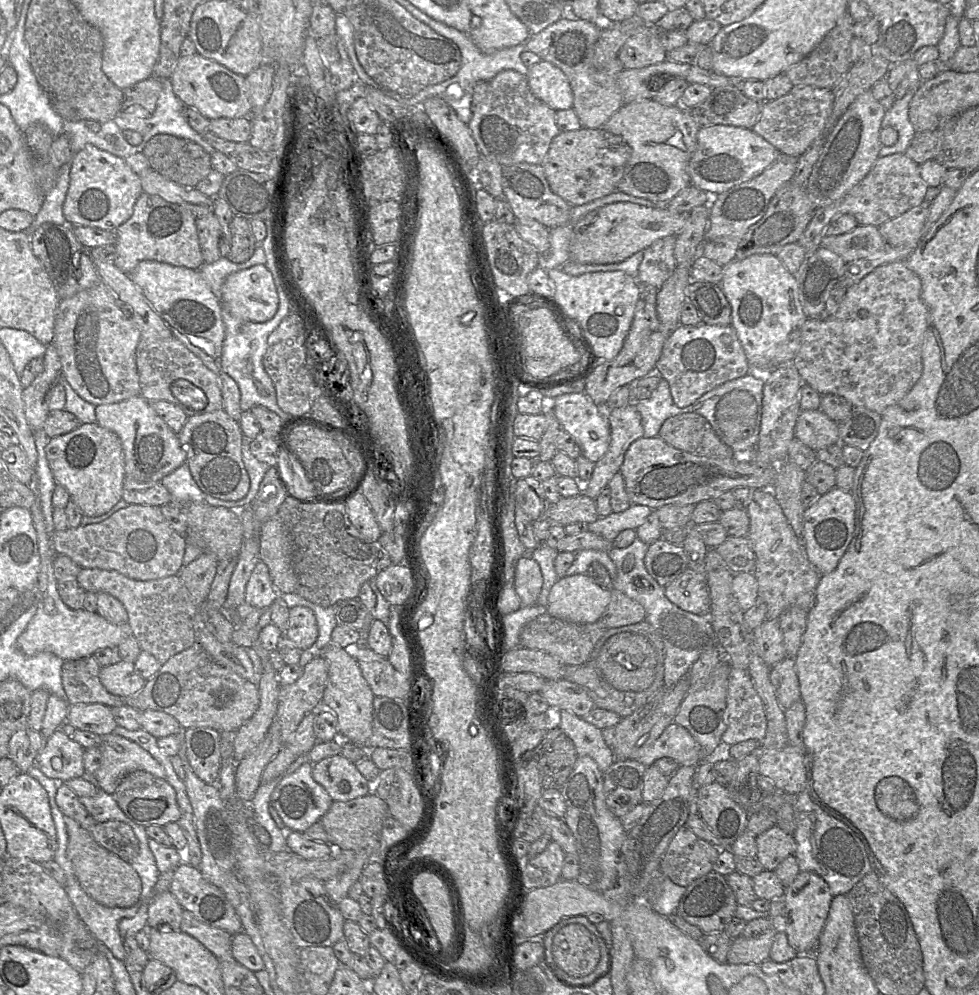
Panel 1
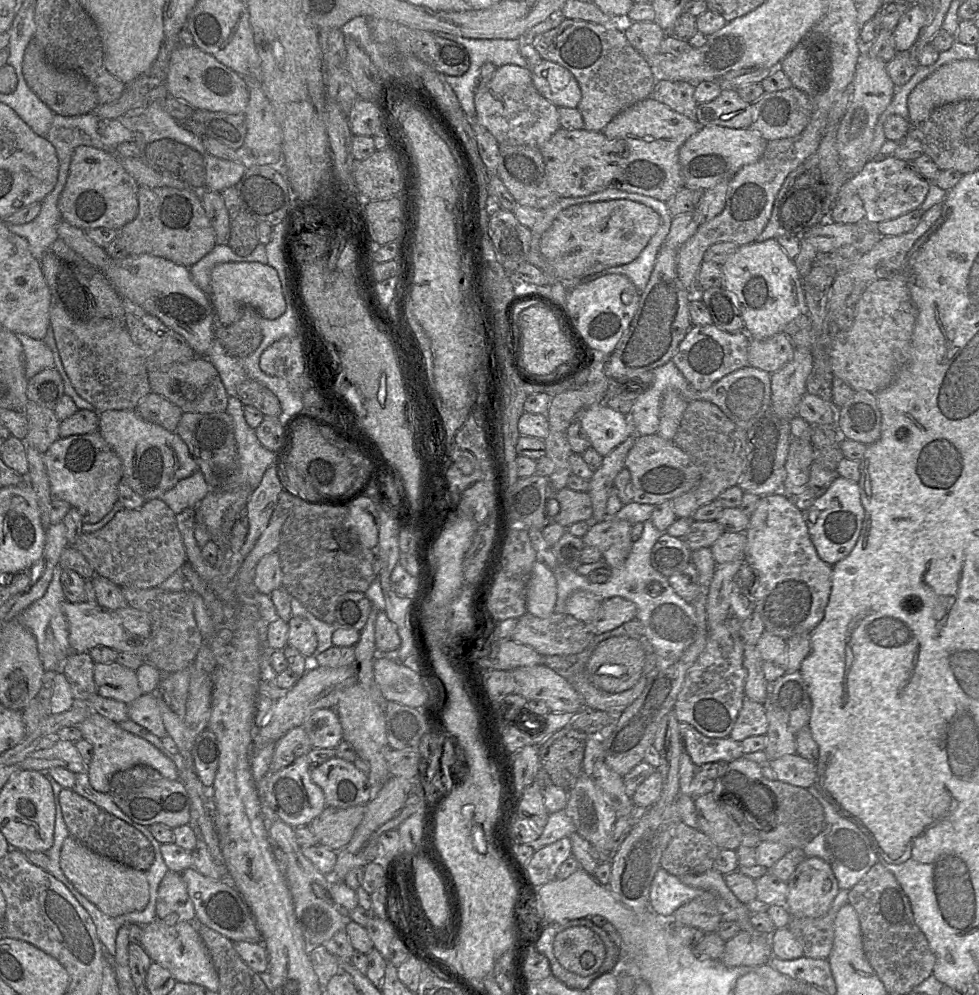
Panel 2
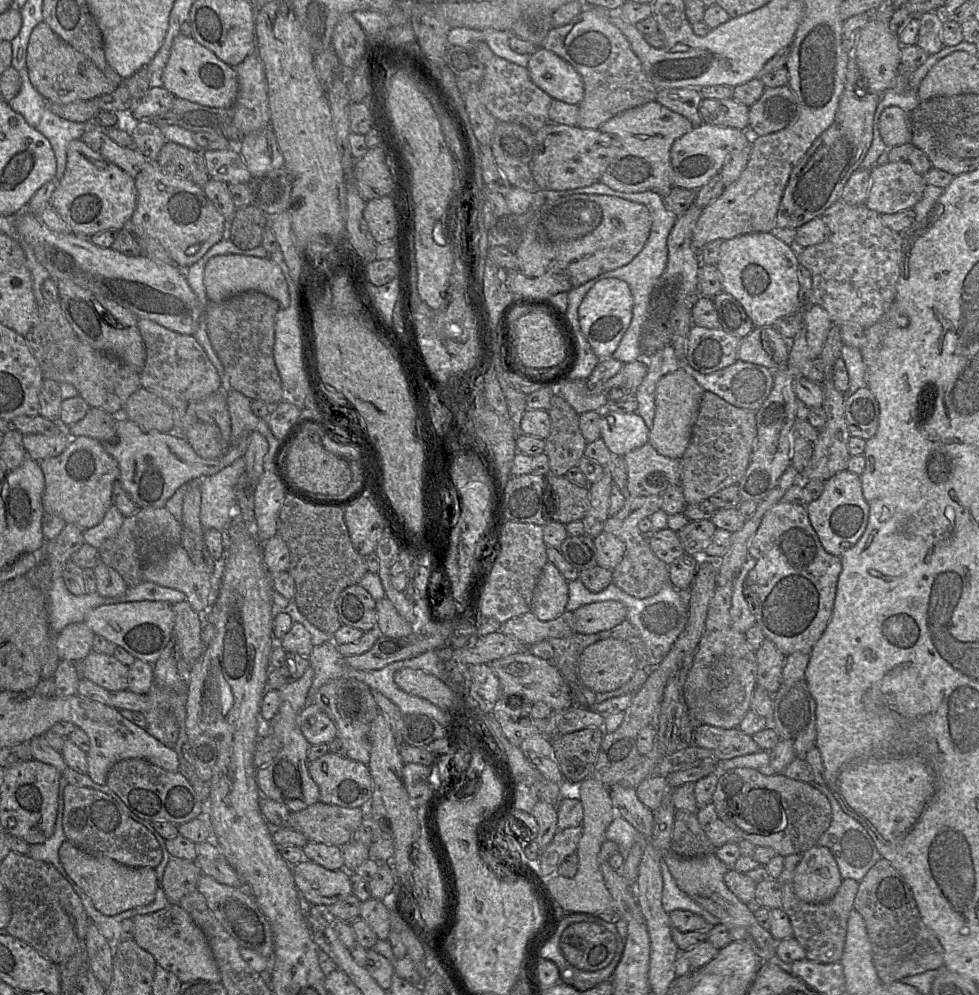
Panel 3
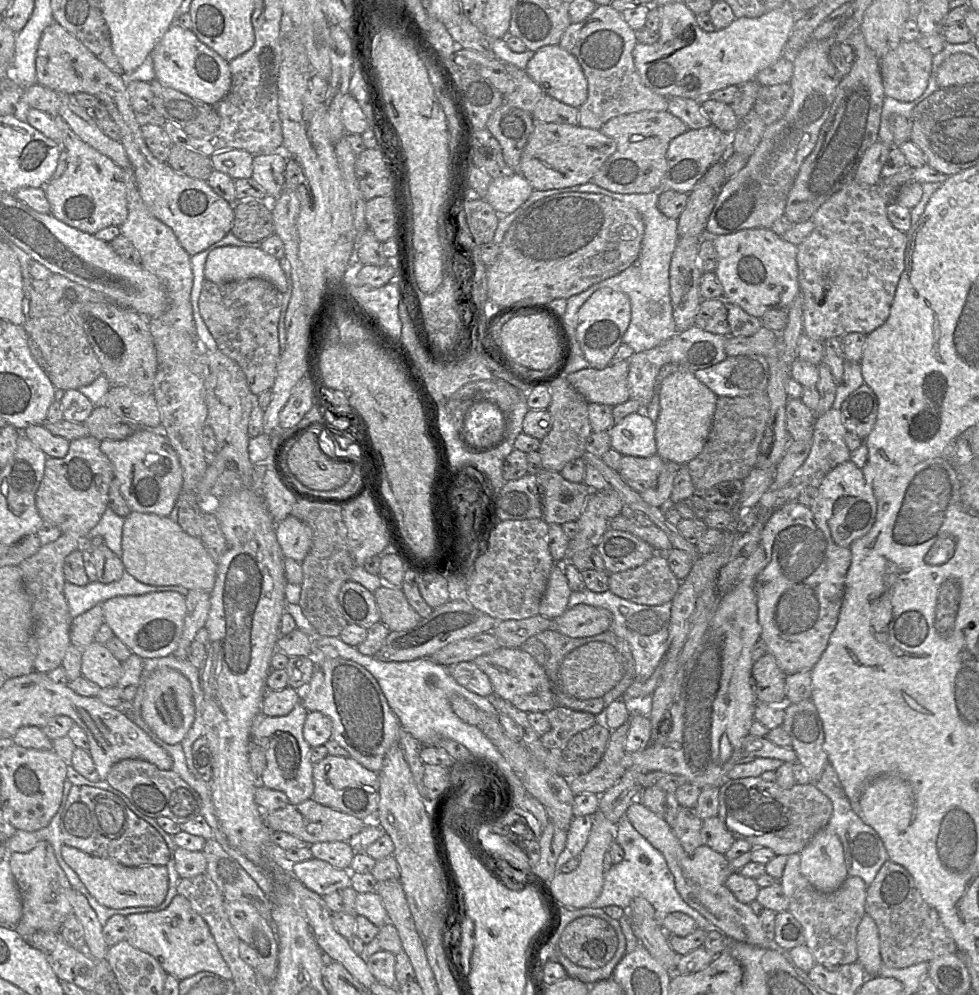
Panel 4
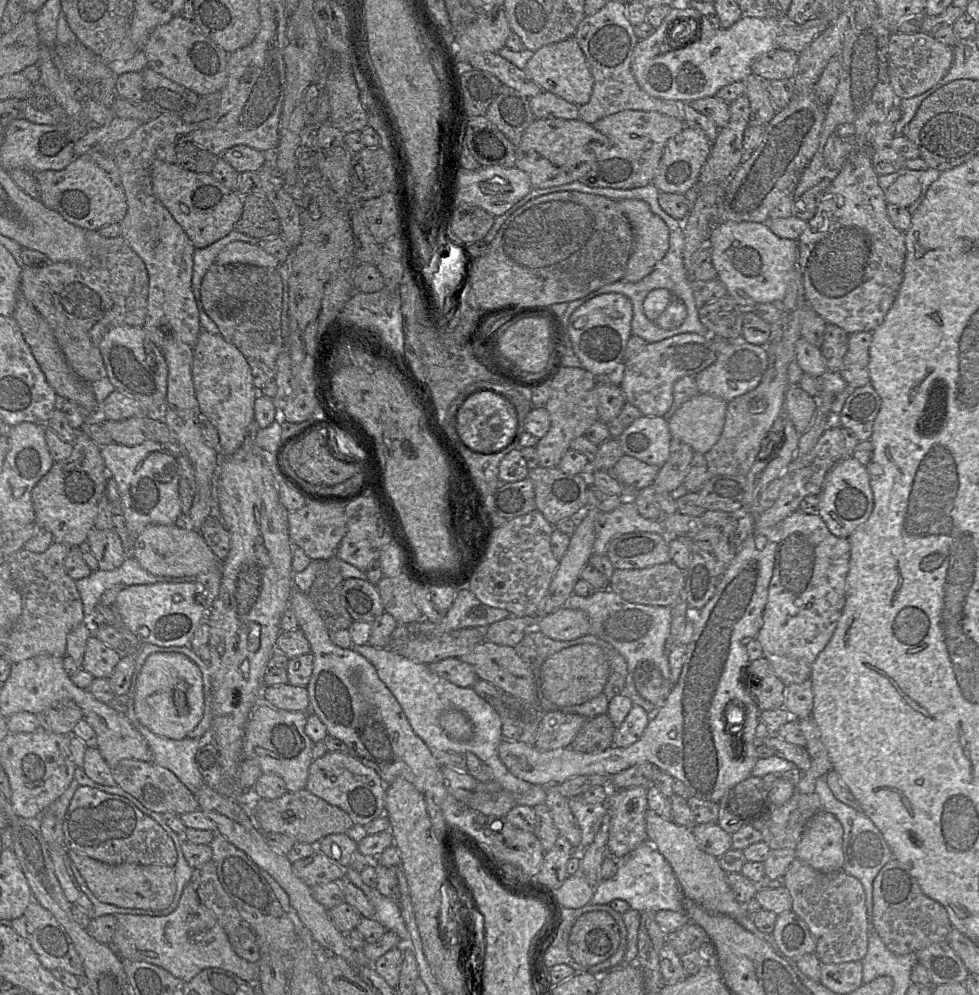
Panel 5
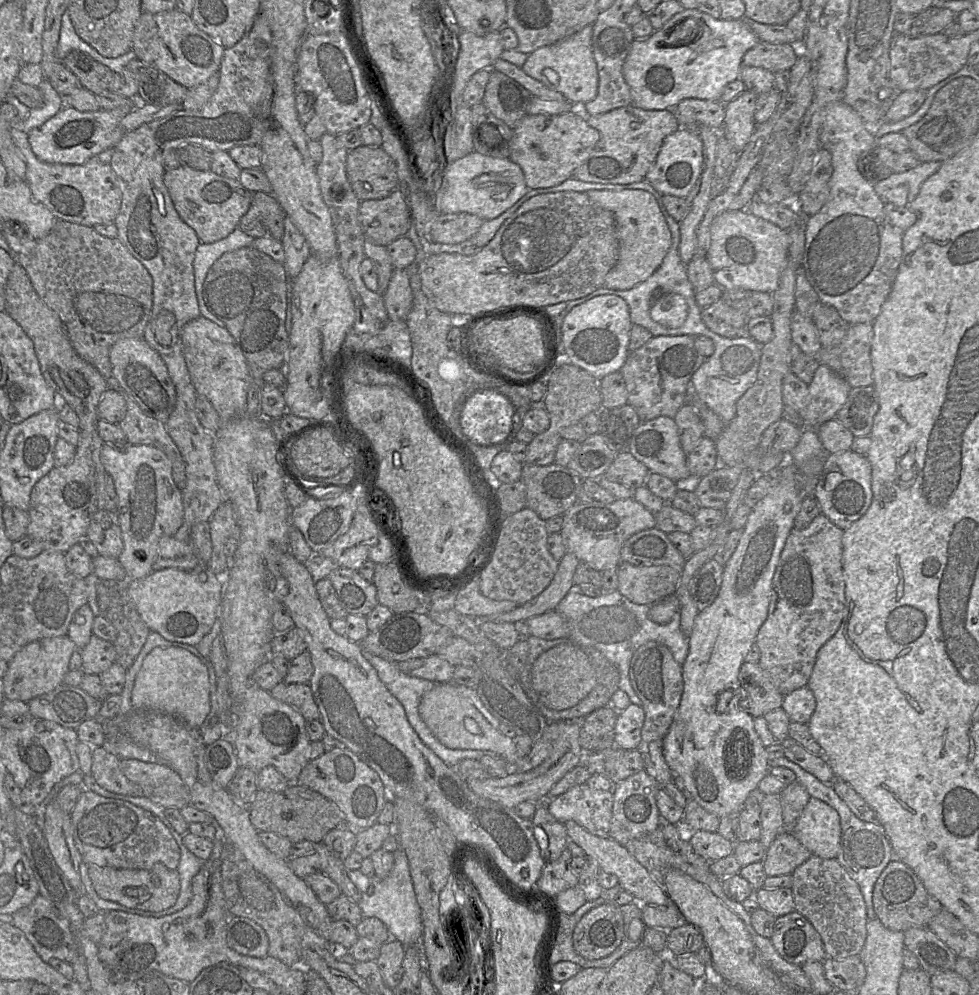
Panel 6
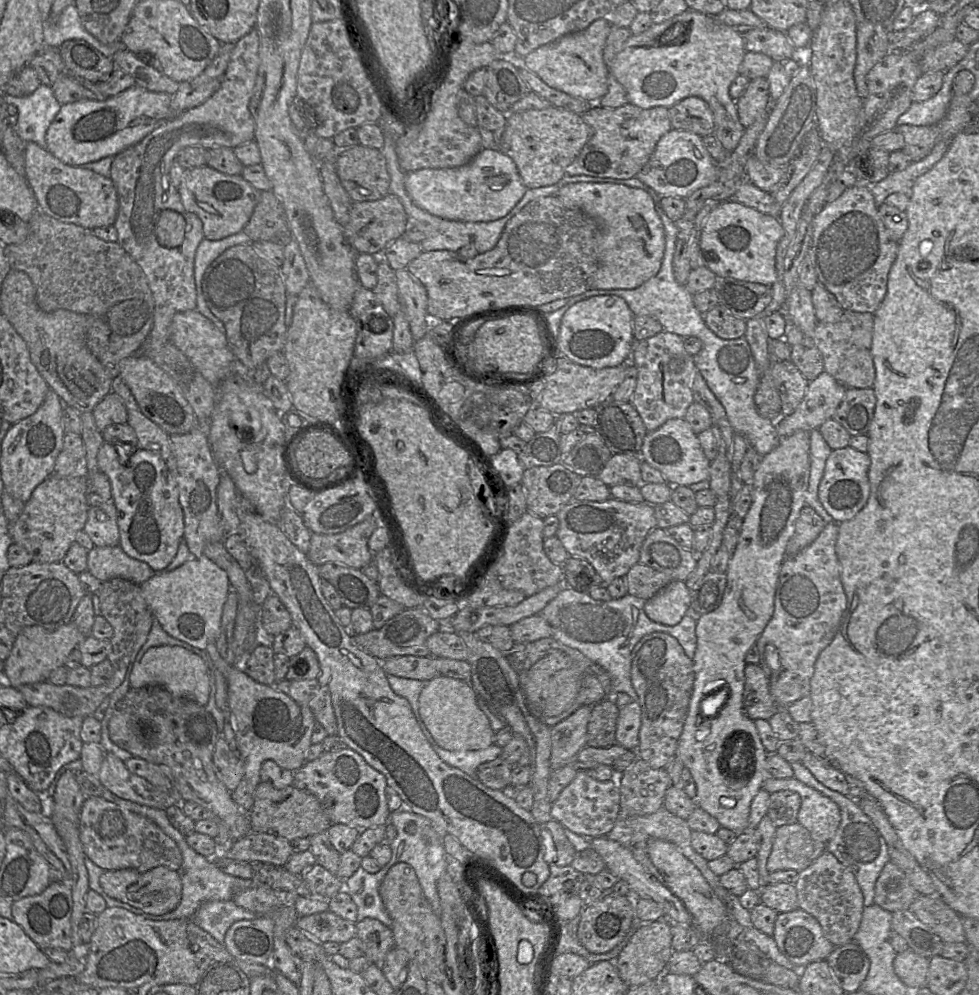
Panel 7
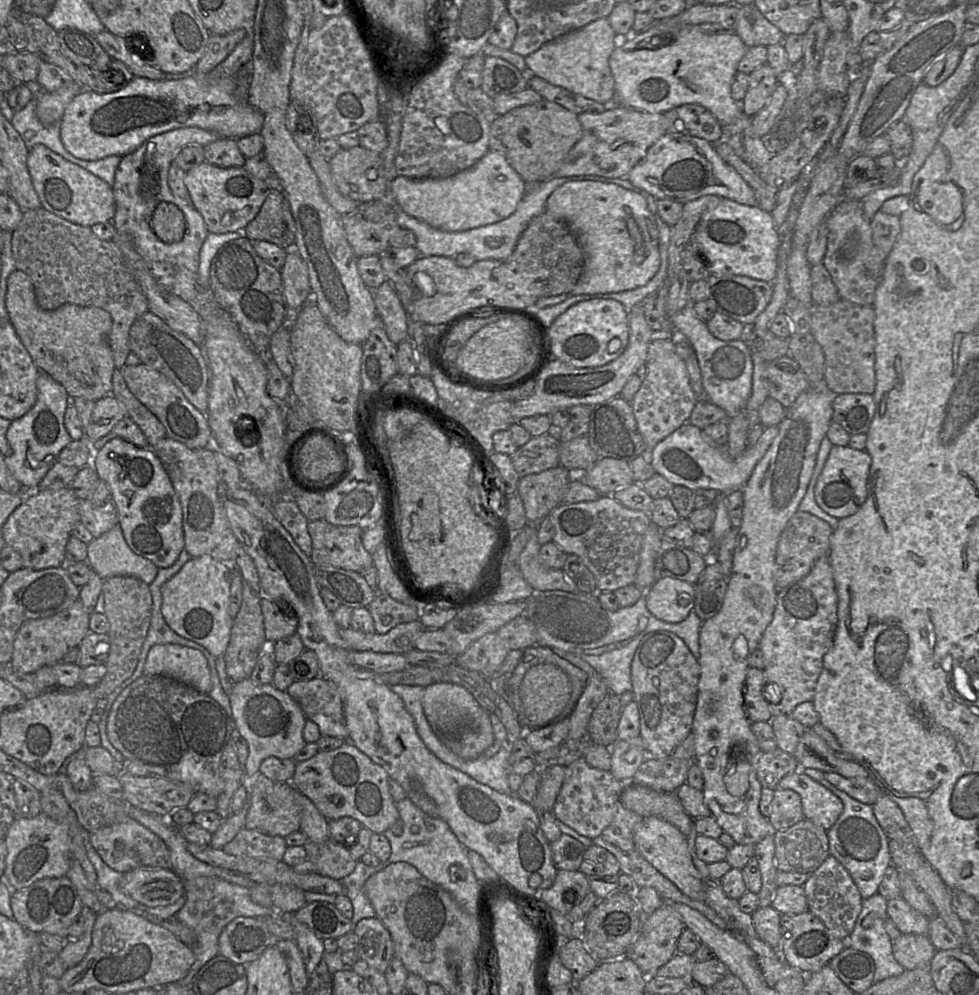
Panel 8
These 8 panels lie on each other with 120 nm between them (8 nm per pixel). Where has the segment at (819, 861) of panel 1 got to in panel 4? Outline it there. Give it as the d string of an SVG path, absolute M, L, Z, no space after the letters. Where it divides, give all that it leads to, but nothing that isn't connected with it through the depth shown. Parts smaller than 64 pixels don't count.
M821 781L814 782L814 785L827 796L832 803L832 813L826 828L833 831L842 843L844 862L848 876L861 877L866 887L868 887L873 882L881 866L889 858L881 838L871 826L864 823L853 811L846 797L840 797L835 794Z

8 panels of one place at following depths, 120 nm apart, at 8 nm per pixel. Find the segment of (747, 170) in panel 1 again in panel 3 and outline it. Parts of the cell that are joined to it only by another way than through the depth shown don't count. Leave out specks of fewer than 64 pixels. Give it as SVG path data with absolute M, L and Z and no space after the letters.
M703 123L678 138L670 150L672 181L674 187L698 191L713 176L720 173L727 156L734 150L740 150L751 144L753 135L748 130L720 127Z

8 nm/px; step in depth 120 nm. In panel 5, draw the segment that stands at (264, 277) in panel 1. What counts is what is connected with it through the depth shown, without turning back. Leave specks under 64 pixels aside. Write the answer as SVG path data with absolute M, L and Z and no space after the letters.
M234 241L227 244L216 256L214 264L248 264L267 269L276 269L277 259L257 244Z

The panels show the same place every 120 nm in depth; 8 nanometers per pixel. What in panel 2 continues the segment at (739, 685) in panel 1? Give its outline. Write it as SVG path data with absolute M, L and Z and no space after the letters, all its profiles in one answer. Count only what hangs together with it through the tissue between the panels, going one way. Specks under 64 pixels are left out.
M745 696L729 737L740 742L747 737L765 735L767 730L768 719L765 704L752 701Z

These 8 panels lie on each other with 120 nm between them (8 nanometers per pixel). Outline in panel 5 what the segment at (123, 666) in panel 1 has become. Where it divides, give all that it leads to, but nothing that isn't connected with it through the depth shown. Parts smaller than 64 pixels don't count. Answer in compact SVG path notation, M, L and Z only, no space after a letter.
M91 634L86 643L81 669L90 673L94 678L108 679L119 660L120 655L116 650Z

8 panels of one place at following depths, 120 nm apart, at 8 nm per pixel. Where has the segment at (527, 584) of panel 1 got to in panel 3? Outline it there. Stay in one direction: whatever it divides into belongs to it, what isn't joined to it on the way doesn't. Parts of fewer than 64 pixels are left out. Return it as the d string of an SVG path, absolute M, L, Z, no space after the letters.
M548 561L534 588L531 612L541 621L554 620L566 611L567 602L568 581Z

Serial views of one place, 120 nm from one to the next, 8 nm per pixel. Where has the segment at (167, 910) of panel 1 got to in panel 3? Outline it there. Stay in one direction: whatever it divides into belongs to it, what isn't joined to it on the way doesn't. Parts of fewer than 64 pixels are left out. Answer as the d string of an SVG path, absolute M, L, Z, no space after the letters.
M171 856L161 879L161 888L169 904L179 904L183 896L197 890L201 875L195 861Z

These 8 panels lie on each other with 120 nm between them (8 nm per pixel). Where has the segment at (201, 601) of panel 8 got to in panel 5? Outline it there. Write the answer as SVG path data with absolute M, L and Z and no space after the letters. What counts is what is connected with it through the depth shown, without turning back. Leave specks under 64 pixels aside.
M159 582L131 585L117 595L114 608L125 626L143 643L160 647L190 645L198 626L206 621L208 610L195 600L195 582Z

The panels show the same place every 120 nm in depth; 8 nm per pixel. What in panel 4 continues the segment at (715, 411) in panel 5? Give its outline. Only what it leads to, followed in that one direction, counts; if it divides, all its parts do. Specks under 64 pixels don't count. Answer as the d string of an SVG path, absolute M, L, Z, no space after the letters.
M680 369L659 384L660 411L655 422L657 454L665 461L681 465L693 460L709 435L718 396L699 381L693 372Z

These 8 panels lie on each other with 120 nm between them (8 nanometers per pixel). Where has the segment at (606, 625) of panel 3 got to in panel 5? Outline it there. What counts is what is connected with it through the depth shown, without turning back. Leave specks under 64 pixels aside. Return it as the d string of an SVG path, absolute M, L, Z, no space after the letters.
M561 607L538 618L535 628L553 640L570 641L589 634L590 621L582 610Z

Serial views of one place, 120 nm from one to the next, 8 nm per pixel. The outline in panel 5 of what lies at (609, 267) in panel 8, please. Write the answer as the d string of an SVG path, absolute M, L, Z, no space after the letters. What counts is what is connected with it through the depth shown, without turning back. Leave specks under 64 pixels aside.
M621 200L620 210L630 221L635 245L621 279L638 282L650 274L669 249L669 228L643 200Z

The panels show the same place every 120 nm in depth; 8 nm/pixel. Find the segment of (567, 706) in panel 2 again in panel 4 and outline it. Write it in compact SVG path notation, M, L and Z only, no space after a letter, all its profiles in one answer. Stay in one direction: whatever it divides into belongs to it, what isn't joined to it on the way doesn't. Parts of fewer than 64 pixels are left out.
M500 647L491 653L478 656L473 662L489 677L493 693L511 702L521 711L547 713L557 705L544 667L522 649Z

